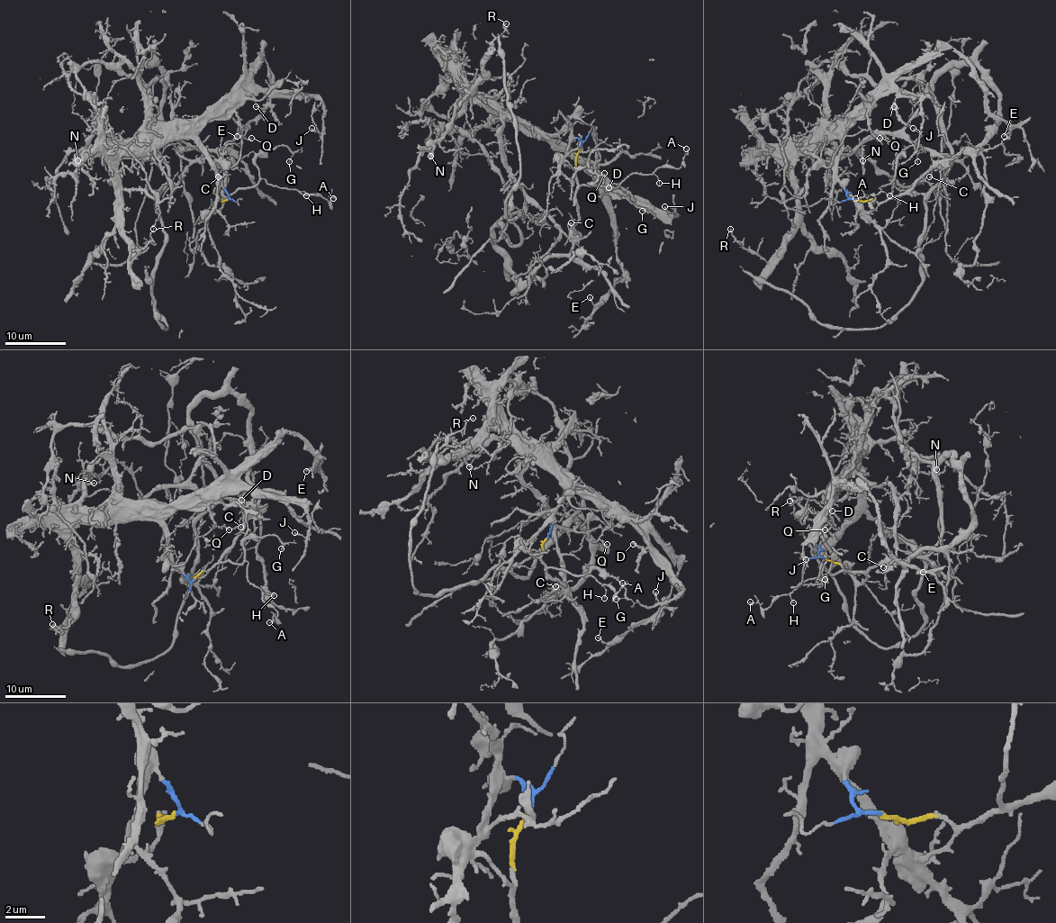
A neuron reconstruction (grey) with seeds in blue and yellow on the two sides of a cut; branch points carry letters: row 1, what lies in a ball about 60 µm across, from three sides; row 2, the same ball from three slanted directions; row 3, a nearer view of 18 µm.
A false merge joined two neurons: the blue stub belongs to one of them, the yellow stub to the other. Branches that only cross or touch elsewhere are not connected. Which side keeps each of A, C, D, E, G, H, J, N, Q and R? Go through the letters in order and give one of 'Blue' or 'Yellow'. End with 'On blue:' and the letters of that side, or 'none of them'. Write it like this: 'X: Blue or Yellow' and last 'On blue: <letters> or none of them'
A: Yellow
C: Yellow
D: Blue
E: Blue
G: Yellow
H: Yellow
J: Blue
N: Blue
Q: Blue
R: Blue
On blue: D, E, J, N, Q, R

